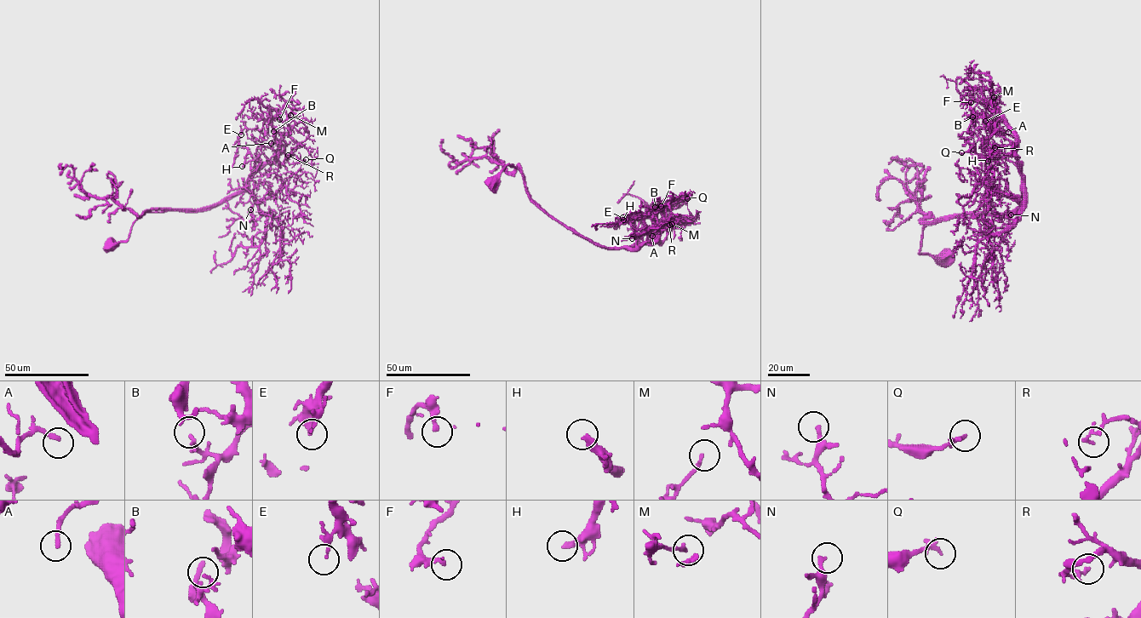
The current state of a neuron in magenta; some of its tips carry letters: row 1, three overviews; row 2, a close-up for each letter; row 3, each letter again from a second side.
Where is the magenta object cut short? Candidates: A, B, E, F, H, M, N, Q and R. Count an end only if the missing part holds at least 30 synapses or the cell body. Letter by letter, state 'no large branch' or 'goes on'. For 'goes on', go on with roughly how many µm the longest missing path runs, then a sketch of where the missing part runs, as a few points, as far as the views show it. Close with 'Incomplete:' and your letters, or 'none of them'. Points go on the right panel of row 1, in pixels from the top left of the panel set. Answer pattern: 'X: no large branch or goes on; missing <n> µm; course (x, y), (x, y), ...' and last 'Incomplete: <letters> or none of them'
A: no large branch
B: no large branch
E: no large branch
F: no large branch
H: goes on; missing 10 µm; course (988, 161), (994, 174), (990, 171)
M: no large branch
N: no large branch
Q: no large branch
R: no large branch
Incomplete: H

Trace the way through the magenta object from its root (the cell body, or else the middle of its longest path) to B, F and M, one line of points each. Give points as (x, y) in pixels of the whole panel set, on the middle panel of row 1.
B: (490, 182), (506, 166), (515, 166), (523, 177), (528, 195), (549, 216), (606, 248), (659, 242), (655, 207)
F: (490, 182), (506, 166), (515, 166), (528, 195), (549, 216), (606, 248), (659, 242), (650, 214), (661, 206)
M: (490, 182), (506, 166), (515, 166), (528, 195), (549, 216), (606, 248), (659, 242), (653, 223), (672, 224)

